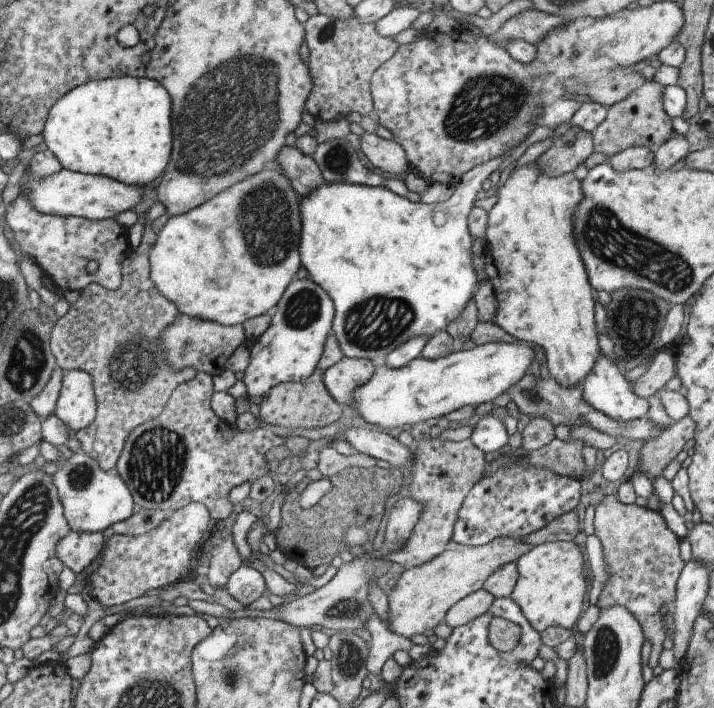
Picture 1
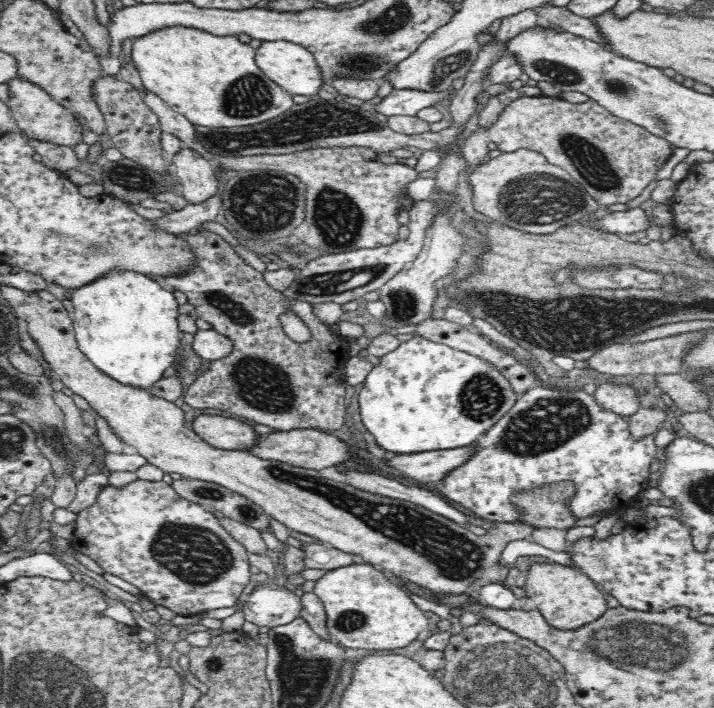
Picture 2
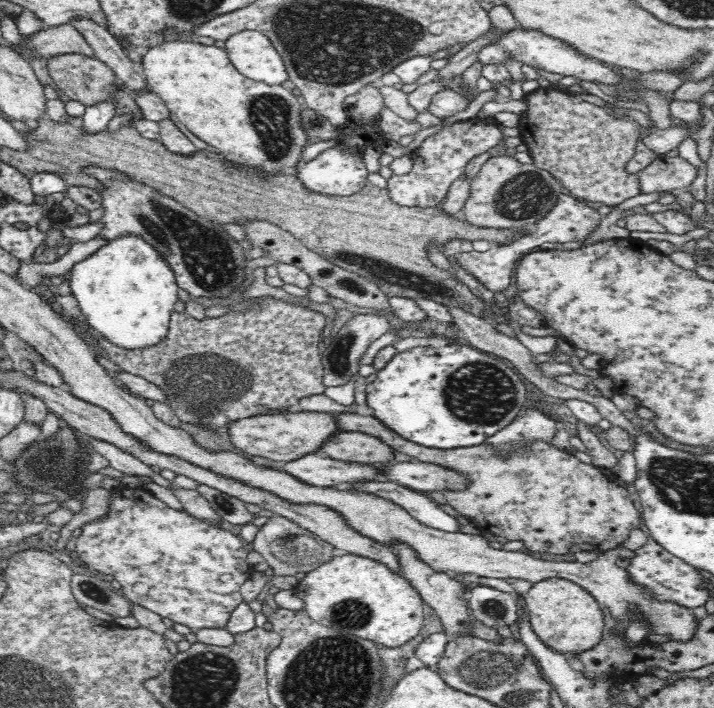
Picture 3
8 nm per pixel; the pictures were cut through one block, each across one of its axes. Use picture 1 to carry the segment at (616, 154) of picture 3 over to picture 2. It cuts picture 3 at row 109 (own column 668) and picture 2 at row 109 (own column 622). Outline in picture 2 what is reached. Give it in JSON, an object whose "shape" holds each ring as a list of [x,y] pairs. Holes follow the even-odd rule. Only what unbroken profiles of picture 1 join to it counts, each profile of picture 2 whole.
{"shape":[[[544,95],[518,98],[502,110],[502,114],[492,126],[478,126],[465,140],[461,152],[469,166],[479,165],[486,154],[489,142],[497,144],[497,148],[503,153],[522,148],[539,152],[550,164],[559,166],[571,174],[598,204],[604,206],[624,204],[638,198],[644,188],[655,178],[658,170],[664,166],[674,149],[666,139],[648,132],[644,127],[614,116],[594,100],[588,100],[584,104],[572,104],[560,97]]]}

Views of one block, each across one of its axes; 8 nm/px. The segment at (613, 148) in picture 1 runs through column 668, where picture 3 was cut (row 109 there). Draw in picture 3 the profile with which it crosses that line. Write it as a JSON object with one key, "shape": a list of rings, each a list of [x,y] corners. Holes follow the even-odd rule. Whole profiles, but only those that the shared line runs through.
{"shape":[[[59,54],[47,60],[46,68],[53,80],[52,85],[58,86],[64,98],[80,101],[86,107],[98,102],[115,102],[114,115],[130,114],[132,117],[127,124],[132,126],[135,126],[140,119],[144,119],[136,104],[136,96],[126,89],[117,88],[119,80],[115,72],[98,58],[85,54]]]}

